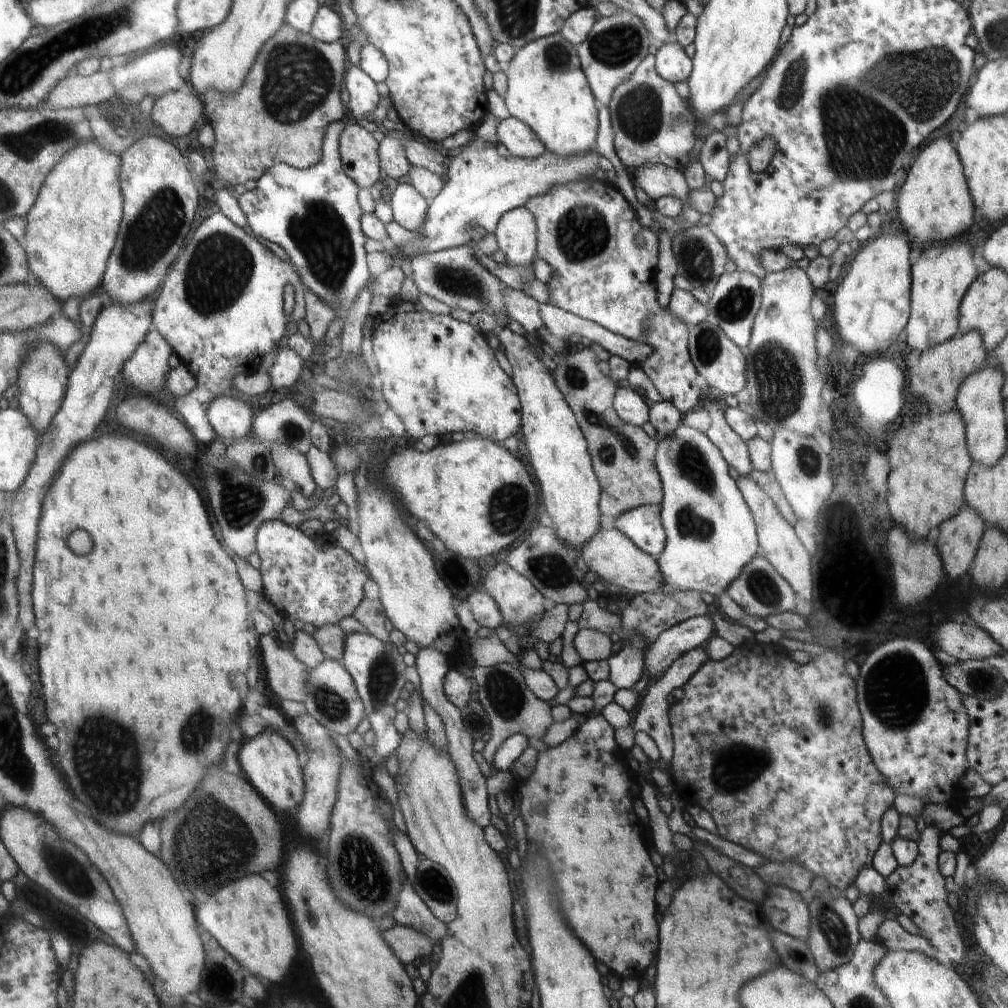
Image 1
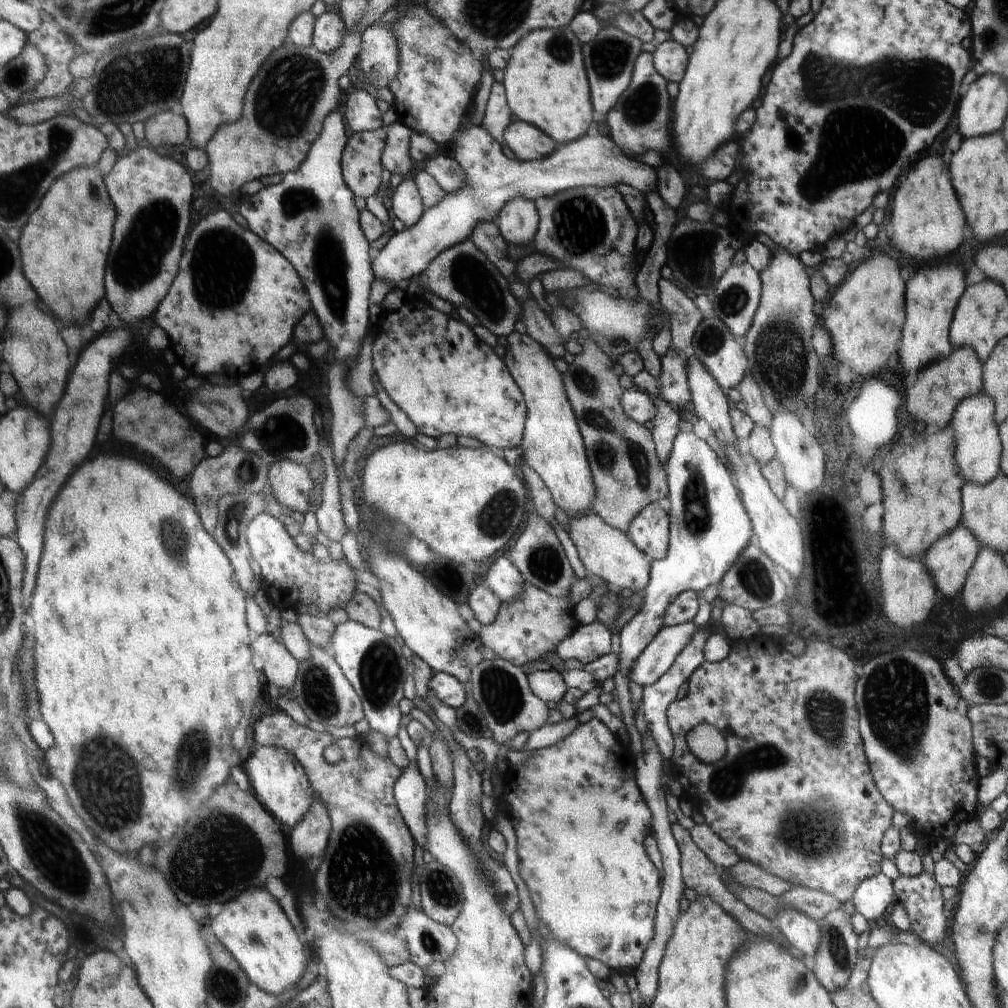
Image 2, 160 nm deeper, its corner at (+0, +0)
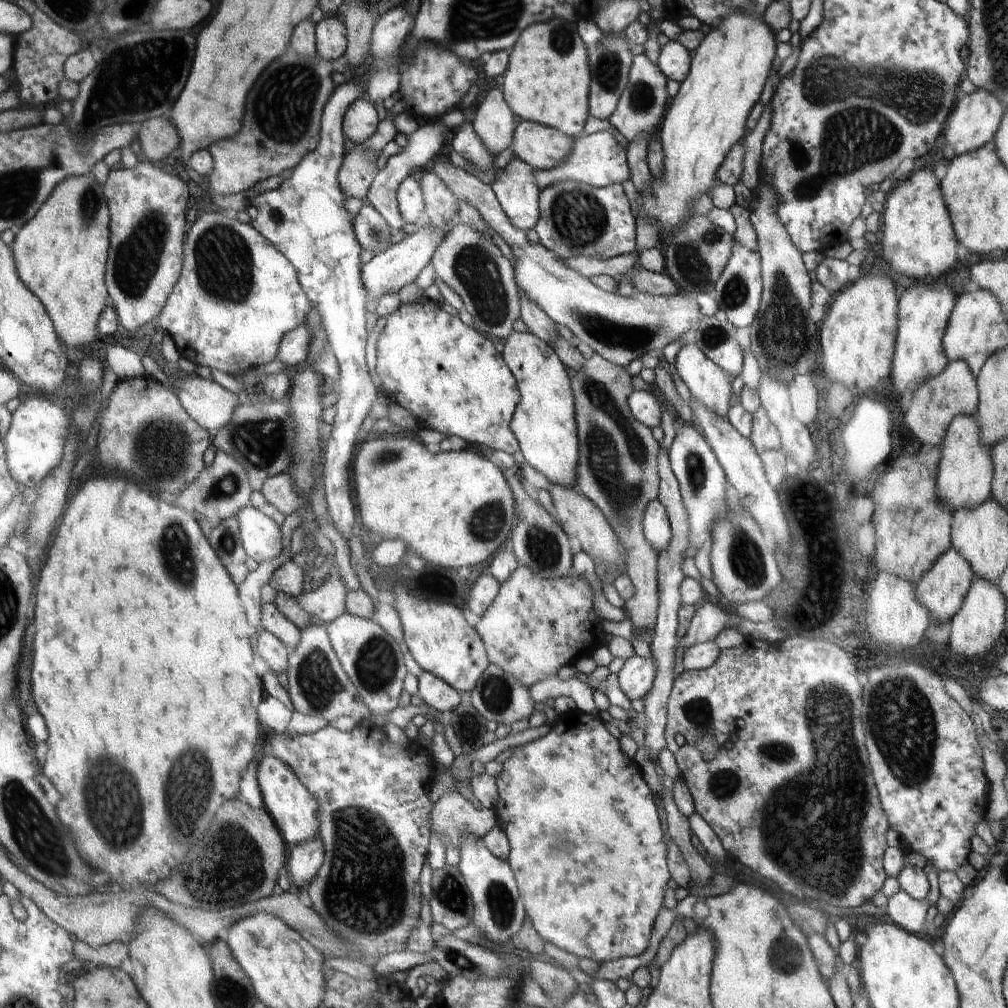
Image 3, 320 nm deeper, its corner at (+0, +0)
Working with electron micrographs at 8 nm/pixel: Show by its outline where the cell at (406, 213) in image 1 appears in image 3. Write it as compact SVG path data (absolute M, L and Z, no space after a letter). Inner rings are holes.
M408 175L400 184L397 192L400 214L406 223L420 223L424 220L425 199L420 182Z

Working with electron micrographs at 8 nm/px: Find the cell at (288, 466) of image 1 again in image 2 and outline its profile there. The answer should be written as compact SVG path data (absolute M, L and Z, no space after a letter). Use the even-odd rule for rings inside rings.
M290 461L276 462L269 466L267 474L268 491L278 504L302 514L308 512L308 498L314 488L308 468Z

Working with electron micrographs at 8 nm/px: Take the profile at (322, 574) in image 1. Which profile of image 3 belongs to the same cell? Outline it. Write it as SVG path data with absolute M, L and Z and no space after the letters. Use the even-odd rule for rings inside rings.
M253 506L241 508L236 514L241 544L258 563L269 561L280 552L280 532L276 524Z

